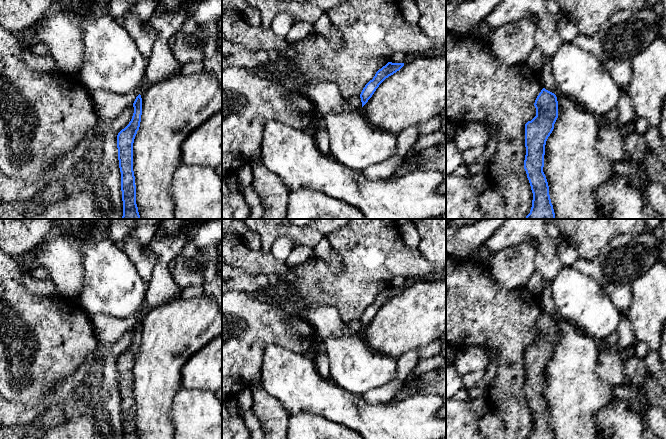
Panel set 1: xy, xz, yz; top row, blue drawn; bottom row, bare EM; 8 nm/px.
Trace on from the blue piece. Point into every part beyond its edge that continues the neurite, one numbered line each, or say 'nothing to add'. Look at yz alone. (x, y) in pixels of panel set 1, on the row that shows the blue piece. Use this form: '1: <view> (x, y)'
nothing to add

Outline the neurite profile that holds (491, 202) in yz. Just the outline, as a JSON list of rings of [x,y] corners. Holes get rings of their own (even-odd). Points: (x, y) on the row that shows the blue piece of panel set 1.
[[[489,186],[480,194],[479,205],[484,219],[505,219],[505,204],[498,189]]]

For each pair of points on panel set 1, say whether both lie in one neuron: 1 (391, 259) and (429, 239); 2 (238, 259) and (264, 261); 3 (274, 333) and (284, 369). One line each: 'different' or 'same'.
1: different
2: same
3: different

